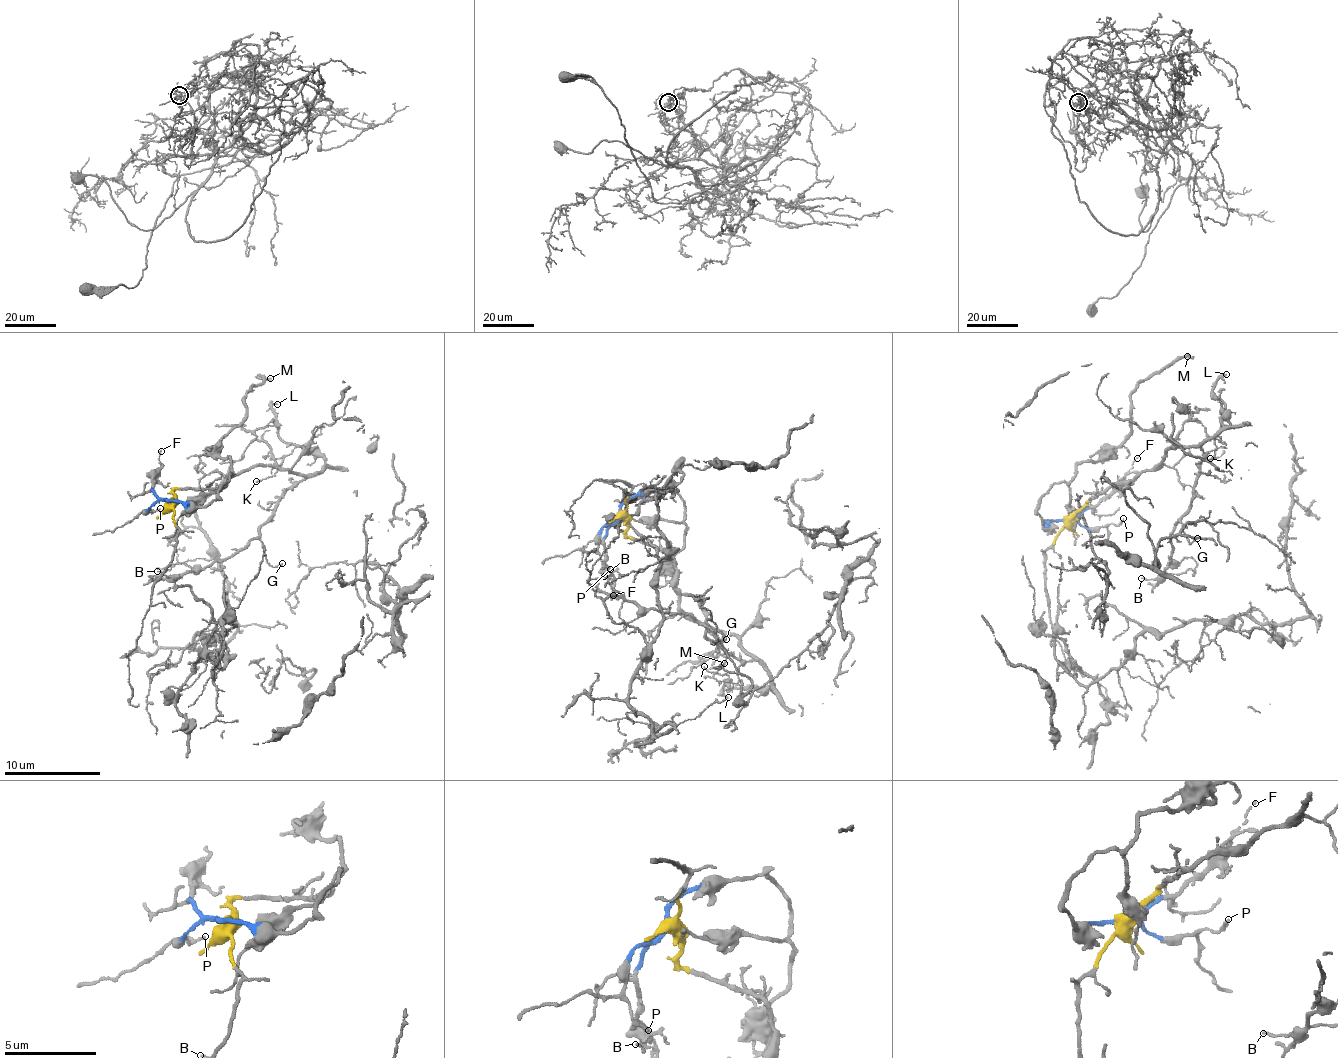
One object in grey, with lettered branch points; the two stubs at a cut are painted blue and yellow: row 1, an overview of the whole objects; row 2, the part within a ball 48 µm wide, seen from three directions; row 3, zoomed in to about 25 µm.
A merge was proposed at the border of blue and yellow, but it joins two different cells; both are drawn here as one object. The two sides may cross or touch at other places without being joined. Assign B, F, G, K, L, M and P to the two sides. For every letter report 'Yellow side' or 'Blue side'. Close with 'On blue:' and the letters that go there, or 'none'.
B: Yellow side
F: Blue side
G: Yellow side
K: Yellow side
L: Yellow side
M: Blue side
P: Blue side
On blue: F, M, P

